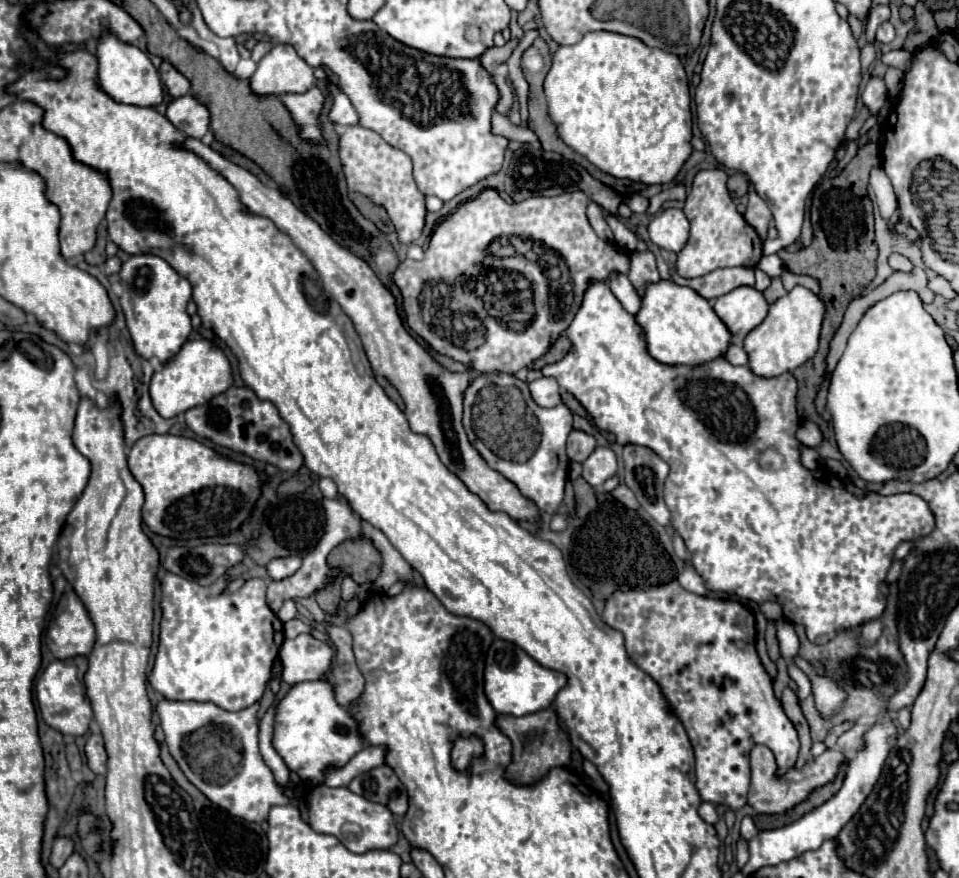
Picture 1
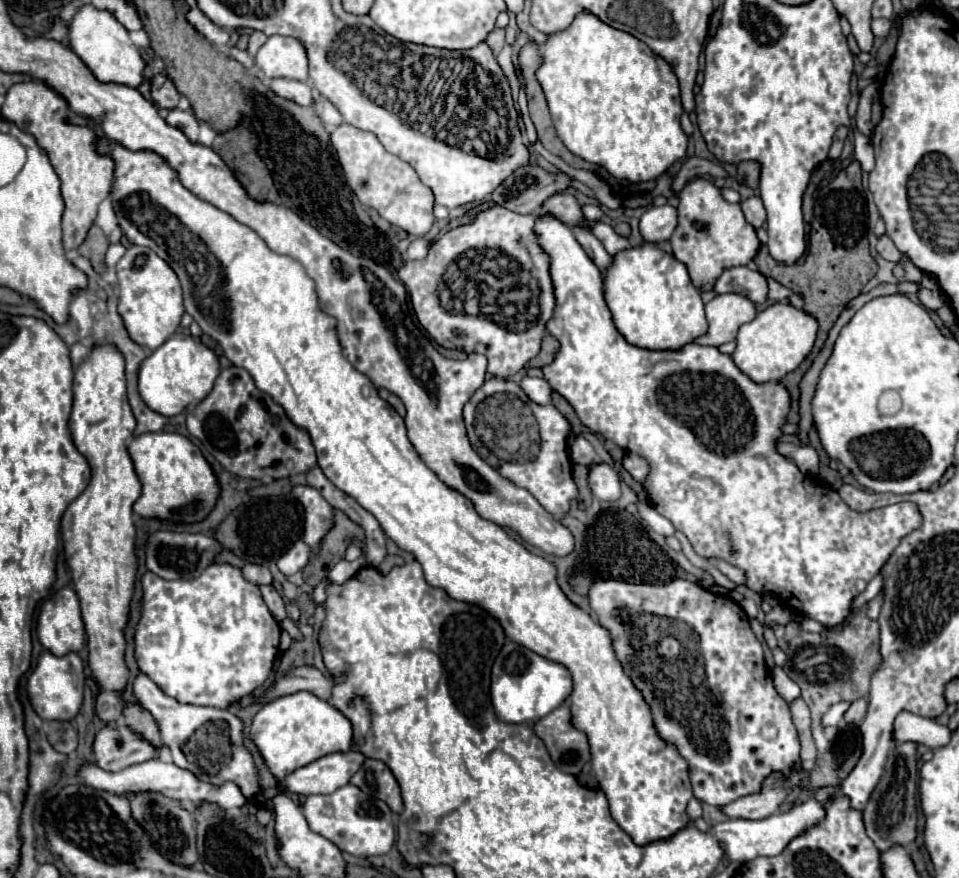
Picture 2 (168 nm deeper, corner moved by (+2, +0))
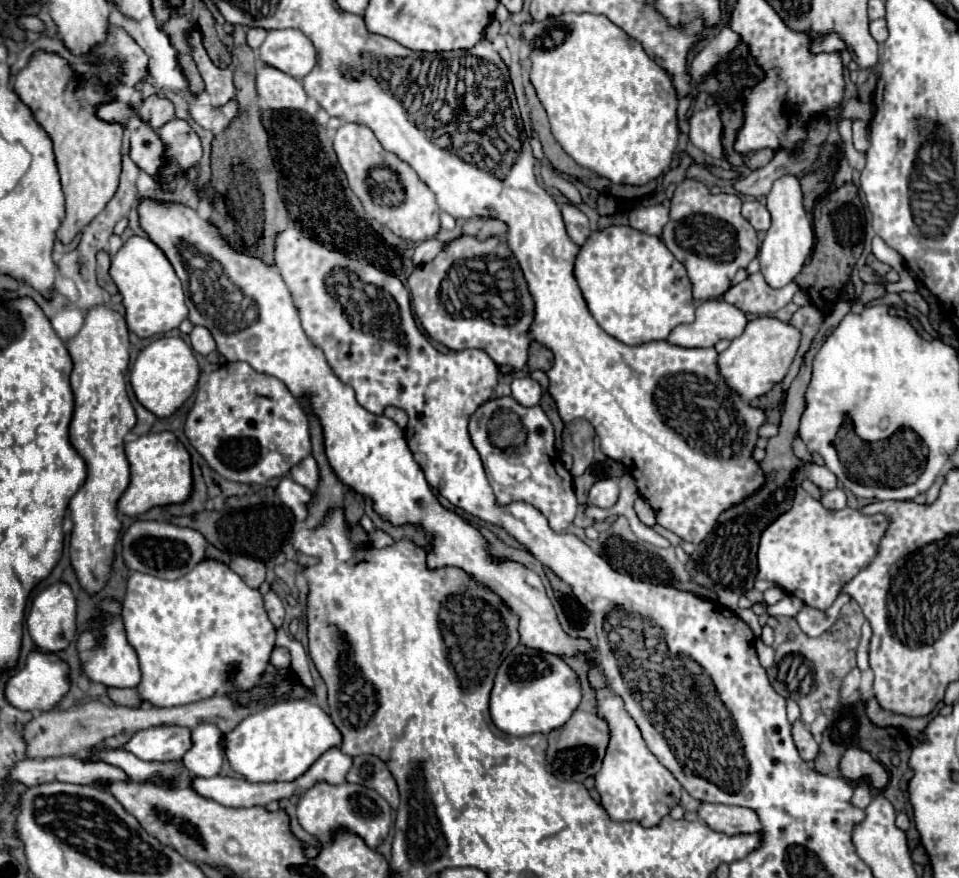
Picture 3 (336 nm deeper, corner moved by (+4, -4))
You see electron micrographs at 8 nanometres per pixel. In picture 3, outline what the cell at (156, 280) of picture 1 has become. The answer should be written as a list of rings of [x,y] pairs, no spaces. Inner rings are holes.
[[[129,237],[123,247],[111,257],[109,269],[125,305],[127,327],[139,337],[153,337],[179,327],[187,319],[189,309],[185,307],[185,297],[181,281],[177,279],[173,265],[165,253],[149,237]]]

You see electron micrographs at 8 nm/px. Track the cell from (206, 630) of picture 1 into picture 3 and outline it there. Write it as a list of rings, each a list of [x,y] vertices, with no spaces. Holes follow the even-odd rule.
[[[203,559],[189,575],[167,581],[135,571],[127,581],[123,599],[123,621],[129,643],[135,647],[141,665],[141,683],[137,685],[139,699],[153,707],[181,707],[215,693],[229,693],[233,687],[249,689],[267,669],[269,655],[275,647],[275,627],[267,617],[261,593],[251,589],[225,563]],[[239,663],[241,671],[233,677],[233,685],[225,679],[225,667]]]

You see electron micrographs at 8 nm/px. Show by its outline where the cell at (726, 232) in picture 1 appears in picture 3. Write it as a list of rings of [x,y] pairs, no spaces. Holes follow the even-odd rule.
[[[685,179],[677,185],[661,239],[685,265],[693,285],[693,299],[697,301],[717,299],[725,293],[735,273],[747,267],[759,251],[757,233],[741,215],[741,199],[727,193],[711,195],[709,189],[695,179]]]

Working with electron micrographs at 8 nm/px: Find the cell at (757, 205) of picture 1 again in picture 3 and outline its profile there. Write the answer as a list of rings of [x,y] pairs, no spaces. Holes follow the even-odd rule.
[[[759,201],[743,203],[743,217],[757,229],[757,231],[767,231],[771,227],[771,215],[765,205]]]

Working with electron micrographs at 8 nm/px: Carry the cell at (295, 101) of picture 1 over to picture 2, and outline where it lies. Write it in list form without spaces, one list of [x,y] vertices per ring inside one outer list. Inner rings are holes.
[[[271,79],[269,87],[283,99],[289,99],[297,105],[311,105],[311,87],[301,81],[291,81],[291,79]]]

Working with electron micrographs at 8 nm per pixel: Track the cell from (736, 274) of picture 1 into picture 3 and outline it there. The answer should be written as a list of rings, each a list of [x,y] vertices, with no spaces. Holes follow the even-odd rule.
[[[761,273],[749,275],[743,283],[735,285],[725,293],[725,301],[741,309],[743,313],[751,313],[757,317],[763,317],[767,313],[775,313],[781,307],[785,307],[793,295],[801,287],[797,283],[789,283],[783,289],[771,289]]]

